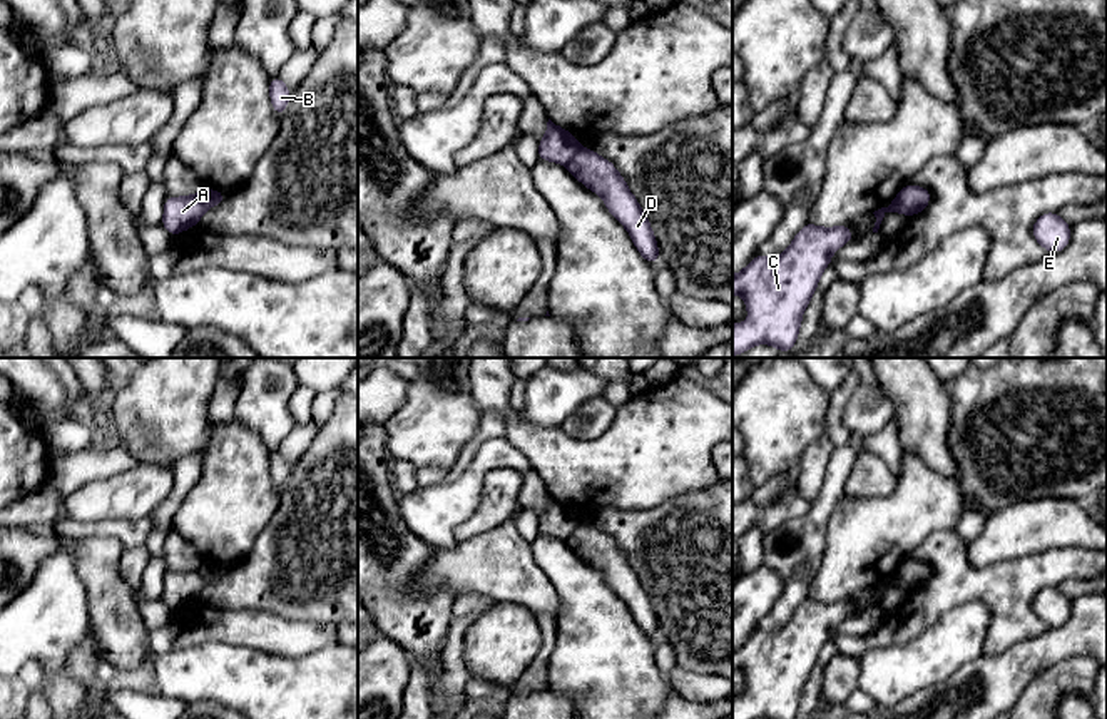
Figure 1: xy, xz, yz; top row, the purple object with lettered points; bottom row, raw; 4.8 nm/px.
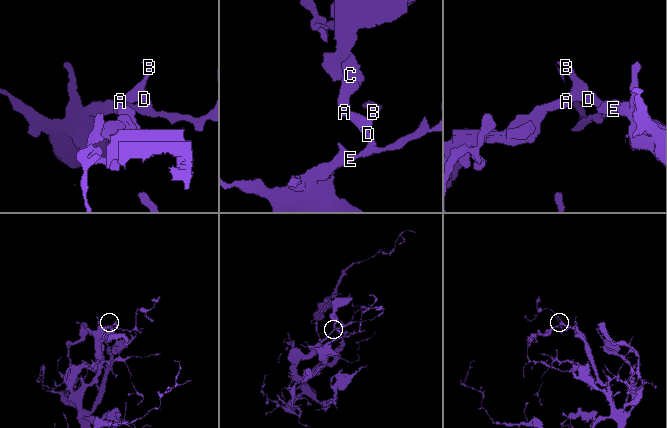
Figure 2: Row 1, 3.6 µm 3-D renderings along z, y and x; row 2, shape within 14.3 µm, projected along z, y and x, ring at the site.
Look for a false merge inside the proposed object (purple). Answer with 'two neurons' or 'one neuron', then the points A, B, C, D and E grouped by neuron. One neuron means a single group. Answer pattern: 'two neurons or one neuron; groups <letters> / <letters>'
two neurons; groups A C / B D E

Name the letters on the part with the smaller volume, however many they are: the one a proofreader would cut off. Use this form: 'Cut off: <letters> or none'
Cut off: A, C

